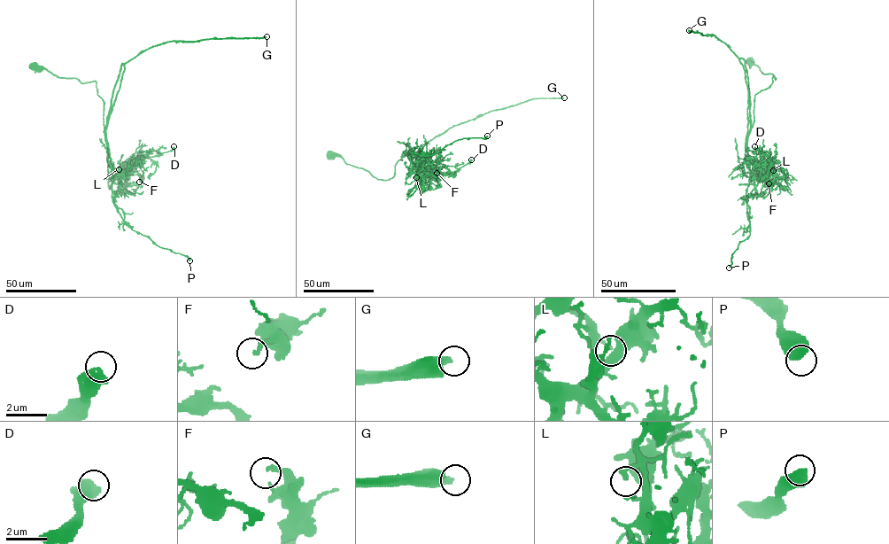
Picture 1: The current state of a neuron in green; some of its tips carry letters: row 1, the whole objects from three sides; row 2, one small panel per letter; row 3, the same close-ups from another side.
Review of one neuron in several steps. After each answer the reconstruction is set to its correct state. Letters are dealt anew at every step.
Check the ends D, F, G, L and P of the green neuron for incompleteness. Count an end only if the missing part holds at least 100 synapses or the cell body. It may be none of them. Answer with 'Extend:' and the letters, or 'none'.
Extend: G

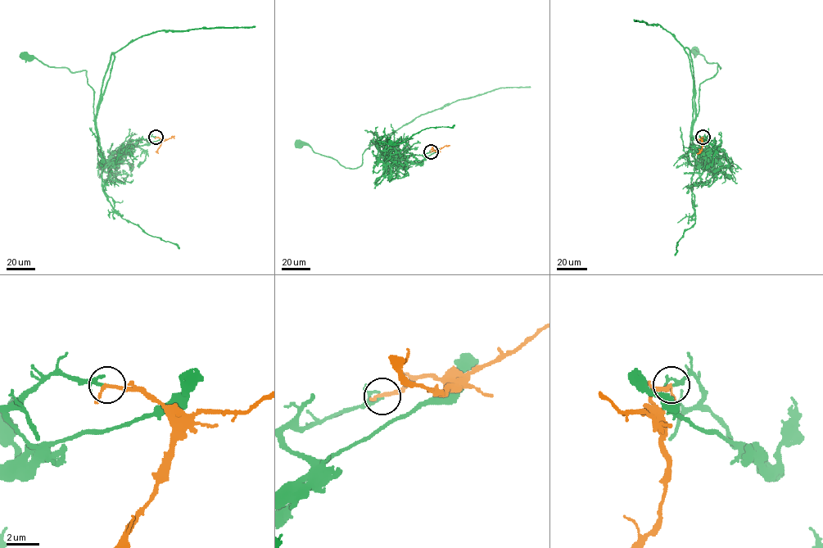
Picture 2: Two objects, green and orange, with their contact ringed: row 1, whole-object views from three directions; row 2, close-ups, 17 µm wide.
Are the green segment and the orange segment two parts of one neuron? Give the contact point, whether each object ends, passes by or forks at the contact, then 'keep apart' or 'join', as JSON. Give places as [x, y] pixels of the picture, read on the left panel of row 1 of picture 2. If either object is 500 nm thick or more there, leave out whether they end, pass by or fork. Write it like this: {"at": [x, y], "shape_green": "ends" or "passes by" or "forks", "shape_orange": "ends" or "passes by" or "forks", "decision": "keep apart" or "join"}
{"at": [156, 137], "shape_green": "passes by", "shape_orange": "passes by", "decision": "join"}

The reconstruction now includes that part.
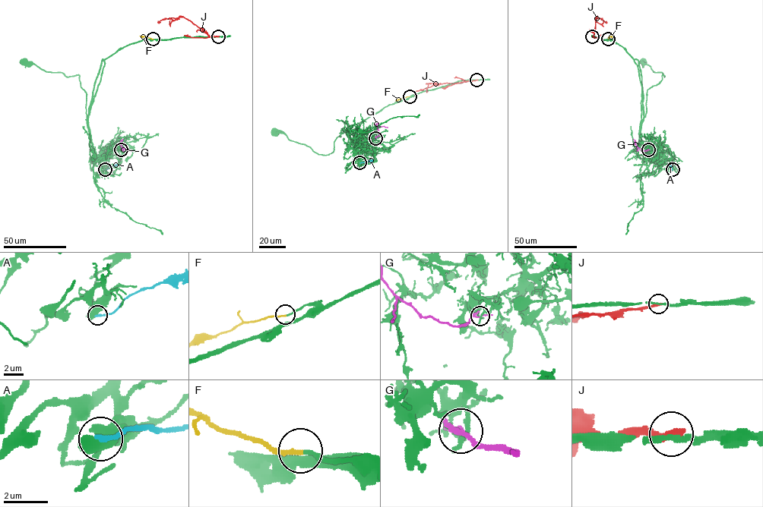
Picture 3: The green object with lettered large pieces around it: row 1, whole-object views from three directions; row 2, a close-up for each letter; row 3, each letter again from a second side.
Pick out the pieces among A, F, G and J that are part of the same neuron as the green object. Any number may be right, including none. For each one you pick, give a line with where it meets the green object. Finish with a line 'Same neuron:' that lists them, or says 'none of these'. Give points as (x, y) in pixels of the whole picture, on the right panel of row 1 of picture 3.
F: meets green at (608, 39)
Same neuron: F

